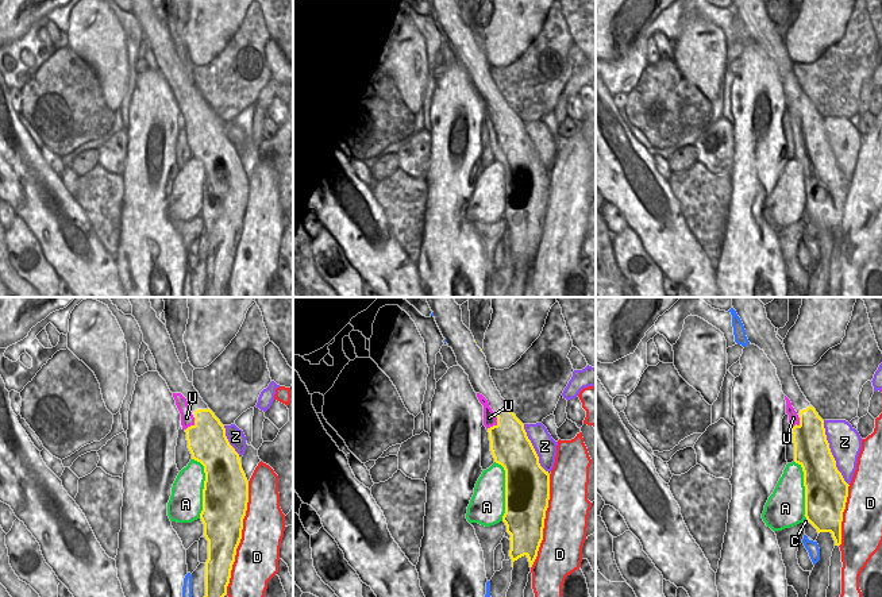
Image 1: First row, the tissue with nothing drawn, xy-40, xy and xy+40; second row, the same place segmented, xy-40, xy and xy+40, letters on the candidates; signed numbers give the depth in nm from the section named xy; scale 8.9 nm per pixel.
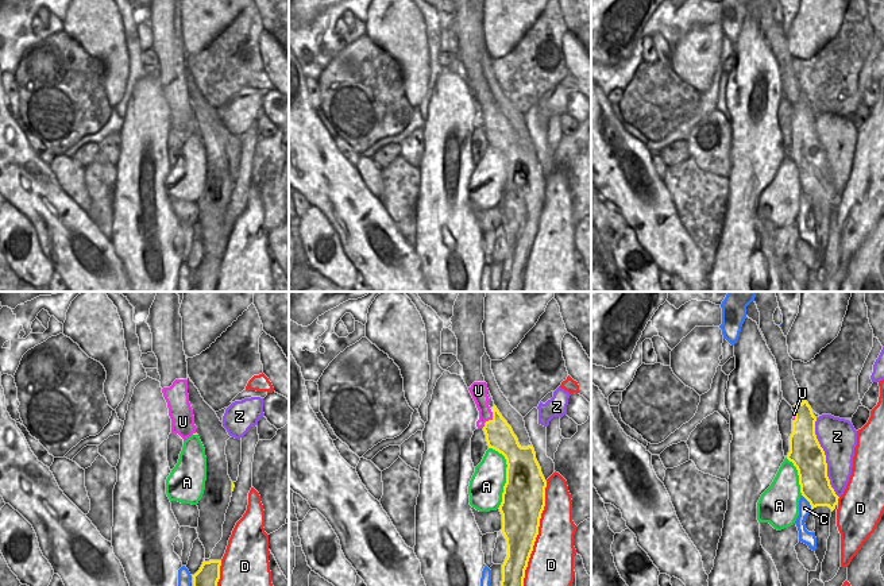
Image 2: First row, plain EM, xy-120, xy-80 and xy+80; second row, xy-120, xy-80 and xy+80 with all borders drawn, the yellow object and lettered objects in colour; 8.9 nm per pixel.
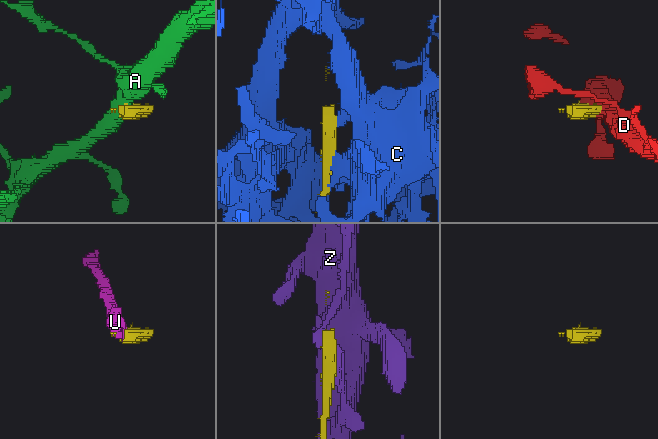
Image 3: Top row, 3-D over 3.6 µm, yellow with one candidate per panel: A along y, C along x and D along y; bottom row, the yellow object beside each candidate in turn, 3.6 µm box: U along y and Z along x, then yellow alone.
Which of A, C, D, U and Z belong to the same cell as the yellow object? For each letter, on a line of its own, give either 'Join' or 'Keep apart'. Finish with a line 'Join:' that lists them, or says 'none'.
A: Keep apart
C: Keep apart
D: Keep apart
U: Keep apart
Z: Keep apart
Join: none

